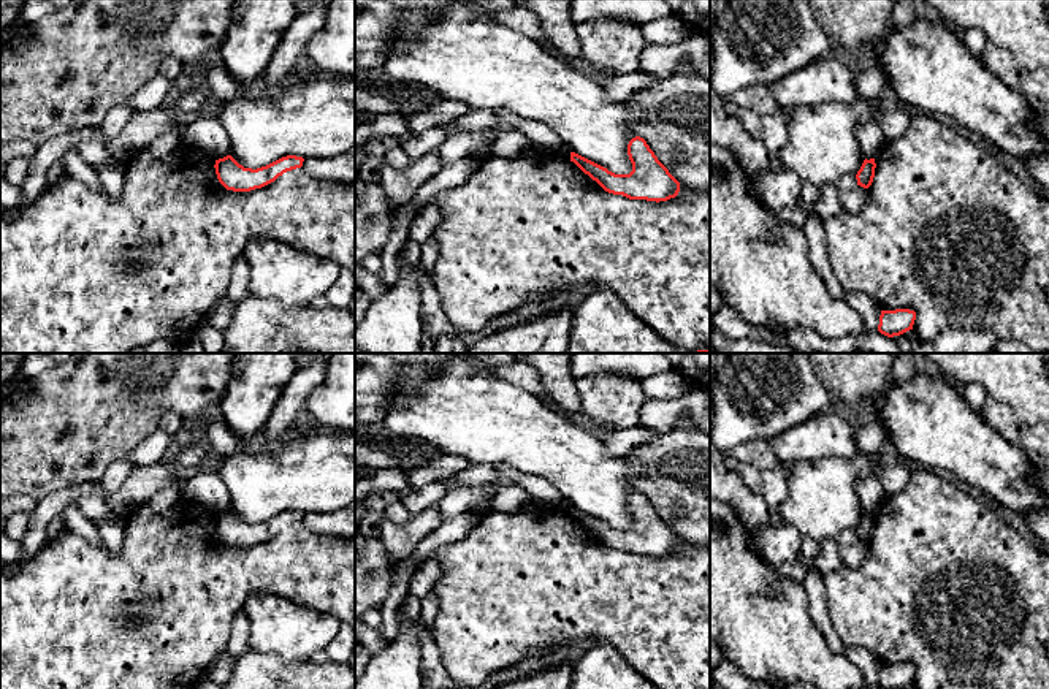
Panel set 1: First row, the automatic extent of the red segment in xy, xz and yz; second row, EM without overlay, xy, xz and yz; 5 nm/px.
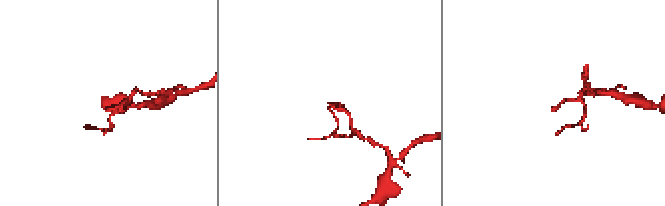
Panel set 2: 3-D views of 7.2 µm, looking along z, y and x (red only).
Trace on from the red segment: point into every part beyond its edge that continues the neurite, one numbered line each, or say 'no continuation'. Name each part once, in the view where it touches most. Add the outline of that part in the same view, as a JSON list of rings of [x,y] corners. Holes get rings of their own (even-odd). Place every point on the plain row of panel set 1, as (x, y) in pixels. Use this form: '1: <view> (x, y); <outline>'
no continuation

